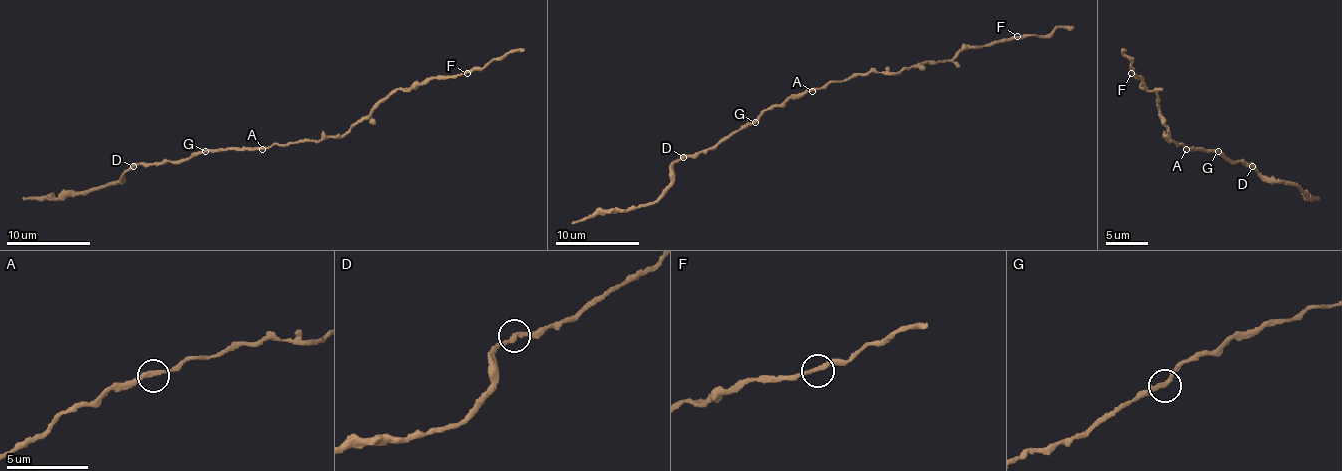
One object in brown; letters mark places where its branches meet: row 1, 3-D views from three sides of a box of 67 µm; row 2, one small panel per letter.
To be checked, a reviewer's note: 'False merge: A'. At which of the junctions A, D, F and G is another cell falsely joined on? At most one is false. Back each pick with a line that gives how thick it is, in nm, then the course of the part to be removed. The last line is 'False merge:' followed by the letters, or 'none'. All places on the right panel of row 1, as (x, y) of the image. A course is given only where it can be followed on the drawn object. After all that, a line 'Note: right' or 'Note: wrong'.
False merge: none
Note: wrong

